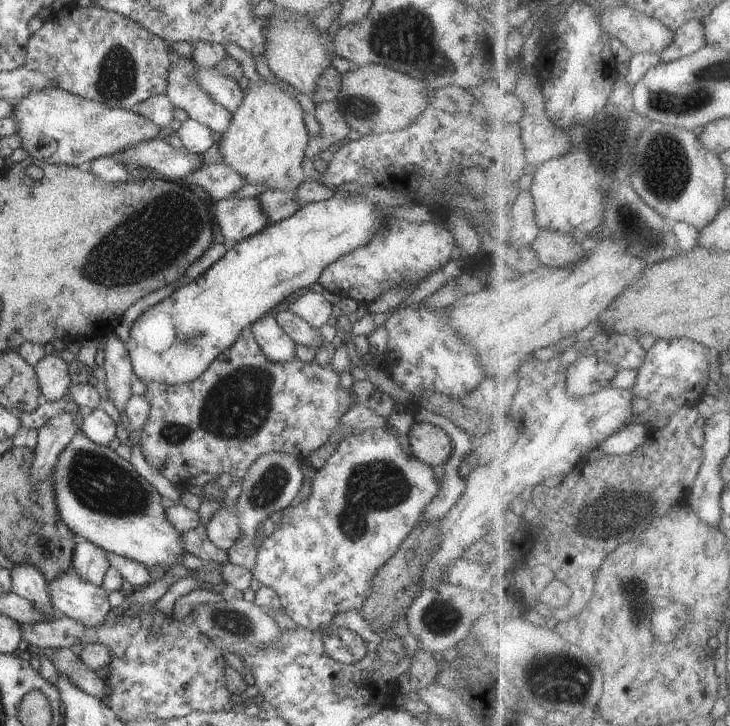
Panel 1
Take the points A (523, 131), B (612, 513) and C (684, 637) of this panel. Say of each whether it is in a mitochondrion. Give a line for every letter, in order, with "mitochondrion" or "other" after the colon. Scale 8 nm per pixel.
A: other
B: mitochondrion
C: other

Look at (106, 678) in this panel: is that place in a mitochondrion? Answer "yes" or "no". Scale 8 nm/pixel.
no

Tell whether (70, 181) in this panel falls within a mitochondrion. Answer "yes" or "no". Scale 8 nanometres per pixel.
no

